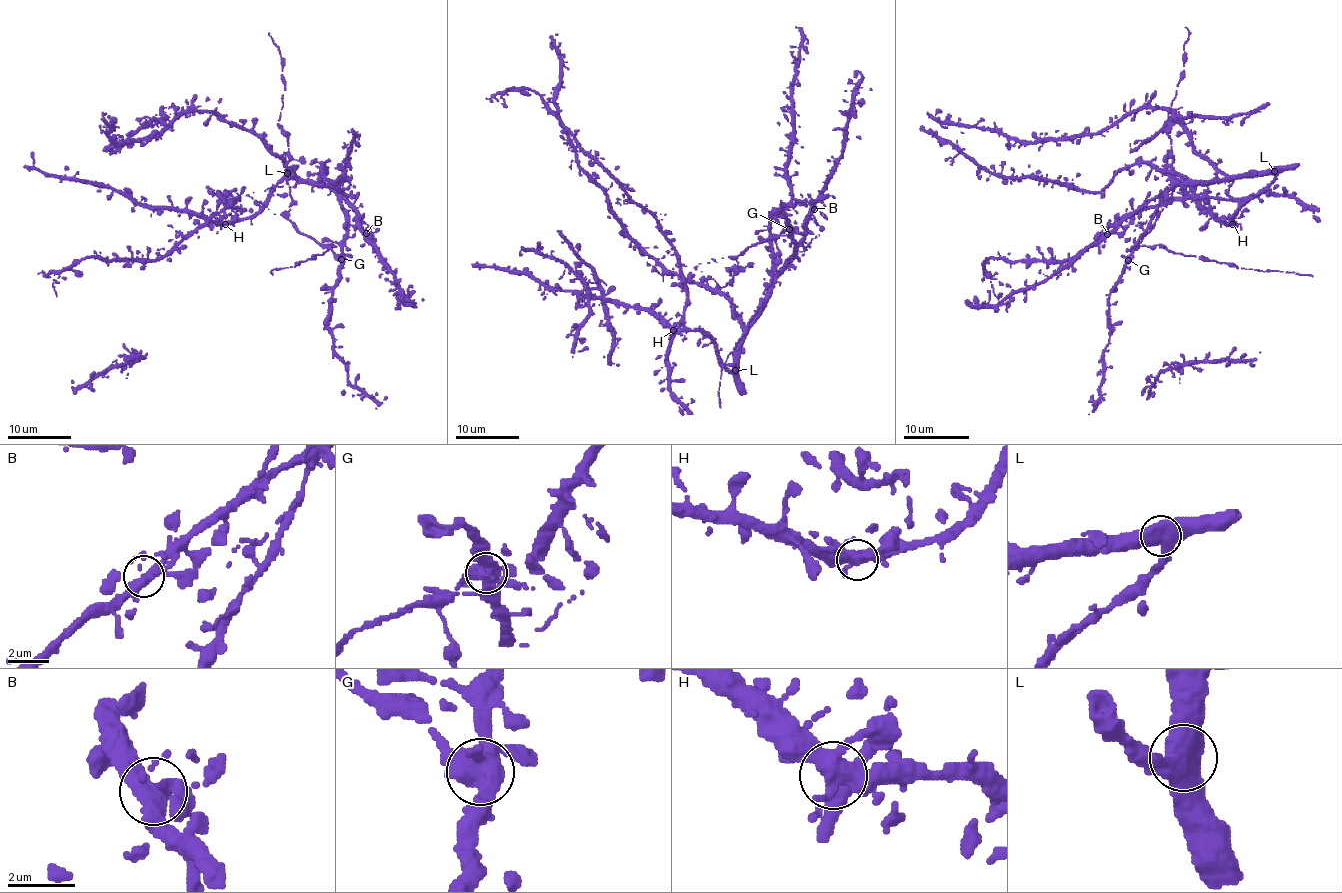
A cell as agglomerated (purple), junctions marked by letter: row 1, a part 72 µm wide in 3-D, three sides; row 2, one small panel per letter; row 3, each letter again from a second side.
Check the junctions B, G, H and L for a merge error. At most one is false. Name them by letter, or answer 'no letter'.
G

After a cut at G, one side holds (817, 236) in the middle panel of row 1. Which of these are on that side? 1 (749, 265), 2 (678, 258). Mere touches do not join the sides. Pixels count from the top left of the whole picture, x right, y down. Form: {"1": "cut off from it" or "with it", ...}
{"1": "cut off from it", "2": "with it"}

